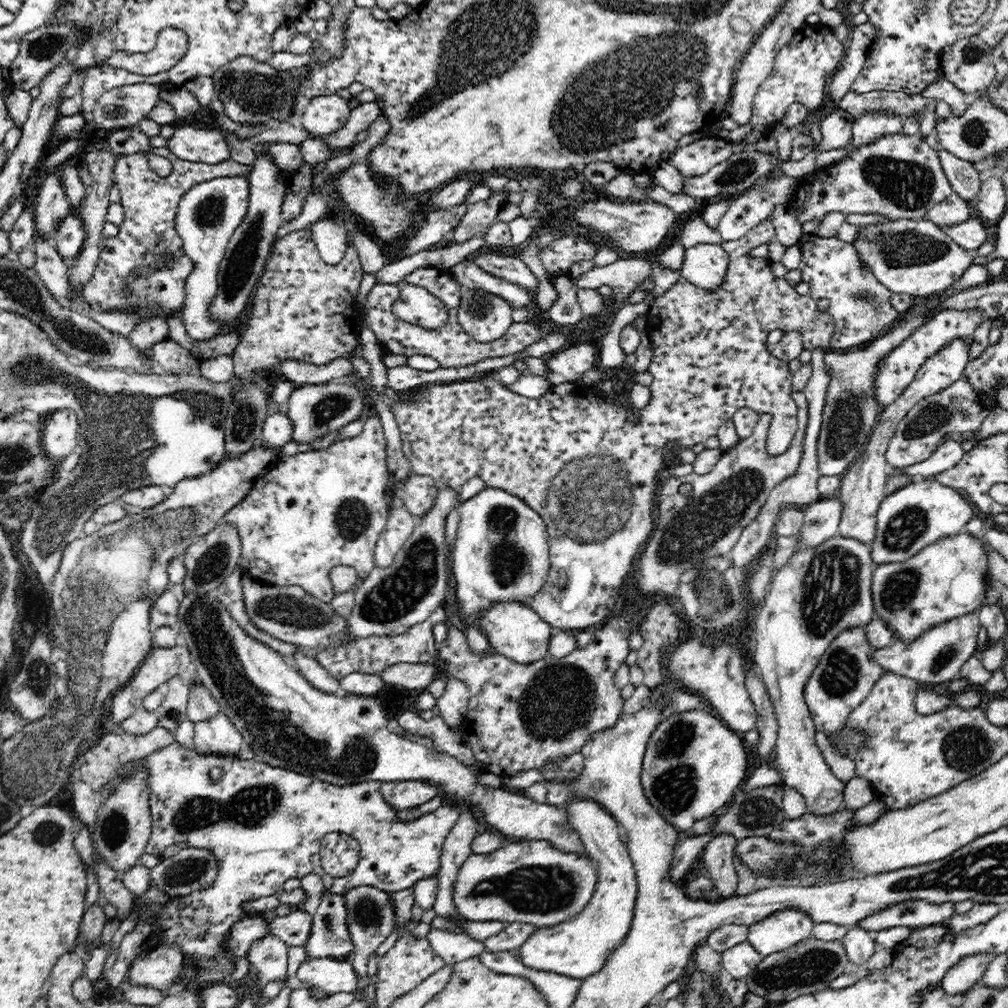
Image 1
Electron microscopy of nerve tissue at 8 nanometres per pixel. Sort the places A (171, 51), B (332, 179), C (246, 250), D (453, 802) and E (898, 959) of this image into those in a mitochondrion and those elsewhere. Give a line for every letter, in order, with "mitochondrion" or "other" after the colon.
A: other
B: other
C: mitochondrion
D: other
E: other

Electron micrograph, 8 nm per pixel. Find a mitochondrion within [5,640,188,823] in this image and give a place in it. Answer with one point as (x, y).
(38, 679)

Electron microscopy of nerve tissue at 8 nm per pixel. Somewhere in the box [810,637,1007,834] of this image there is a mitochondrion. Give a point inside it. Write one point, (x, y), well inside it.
(967, 748)

